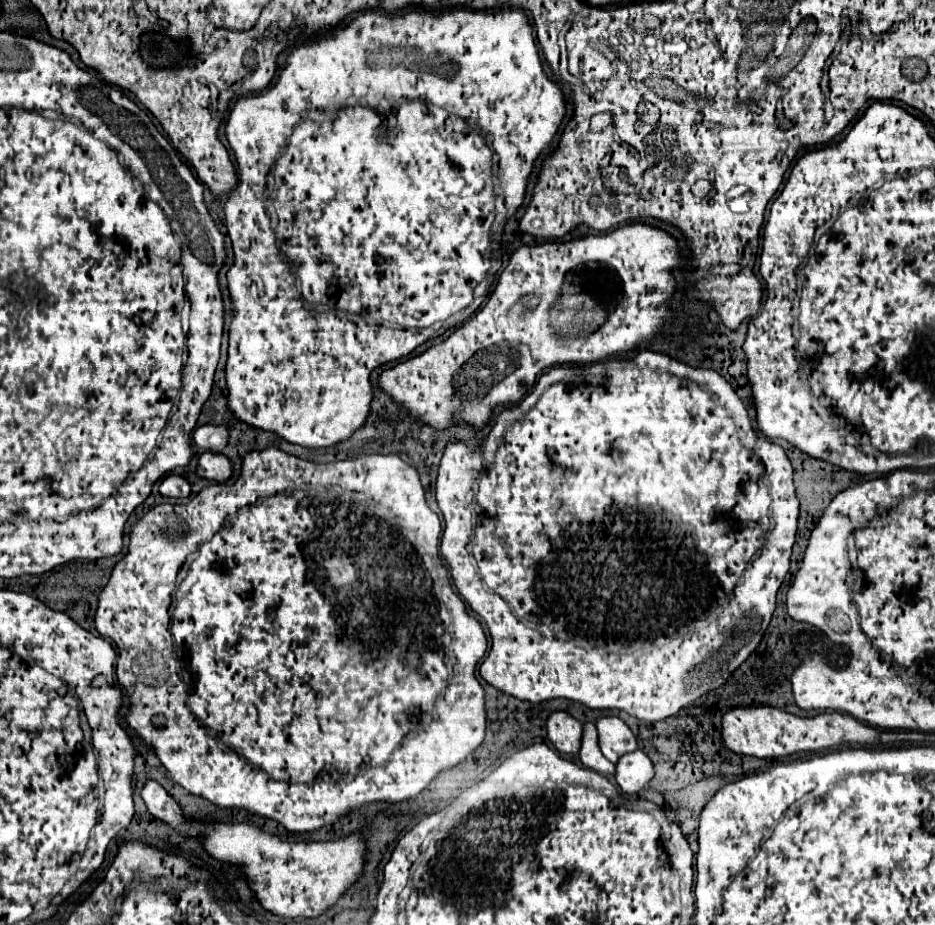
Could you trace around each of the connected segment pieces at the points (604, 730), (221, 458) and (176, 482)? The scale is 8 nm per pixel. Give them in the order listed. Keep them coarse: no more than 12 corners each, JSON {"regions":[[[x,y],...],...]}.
{"regions":[[[618,716],[596,722],[600,750],[610,762],[638,750],[636,736]],[[204,452],[198,476],[214,482],[232,478],[232,462],[224,454]],[[166,476],[160,494],[166,498],[190,496],[190,484],[182,476]]]}

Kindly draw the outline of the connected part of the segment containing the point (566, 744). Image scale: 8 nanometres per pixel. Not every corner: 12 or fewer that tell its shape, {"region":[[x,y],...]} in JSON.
{"region":[[566,712],[548,718],[548,738],[562,754],[578,754],[584,724]]}

